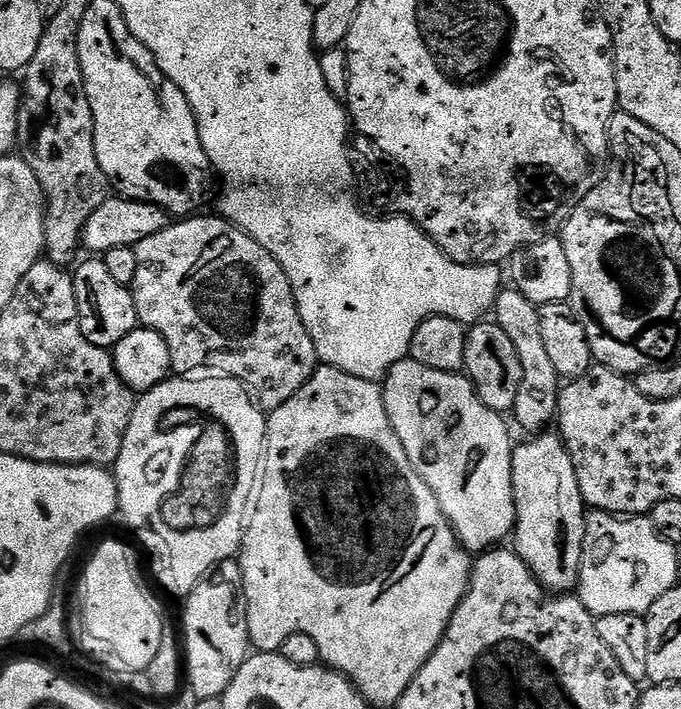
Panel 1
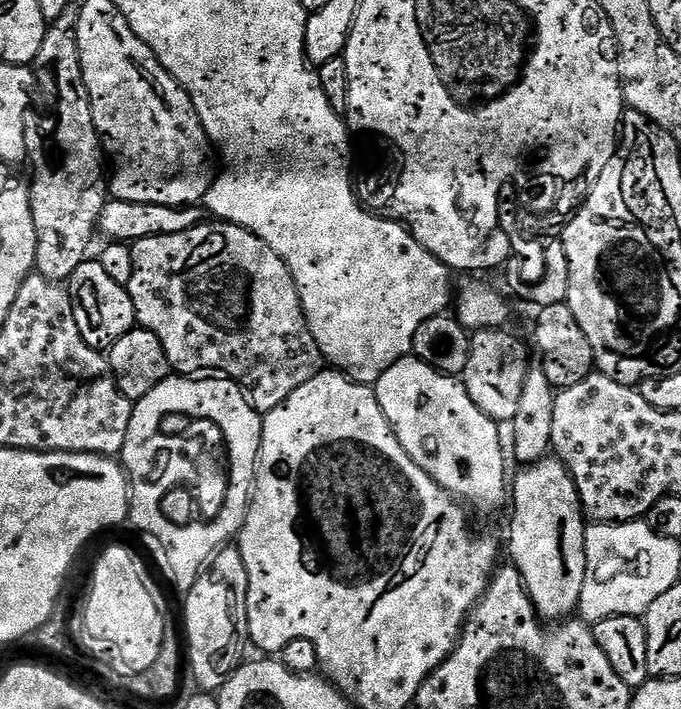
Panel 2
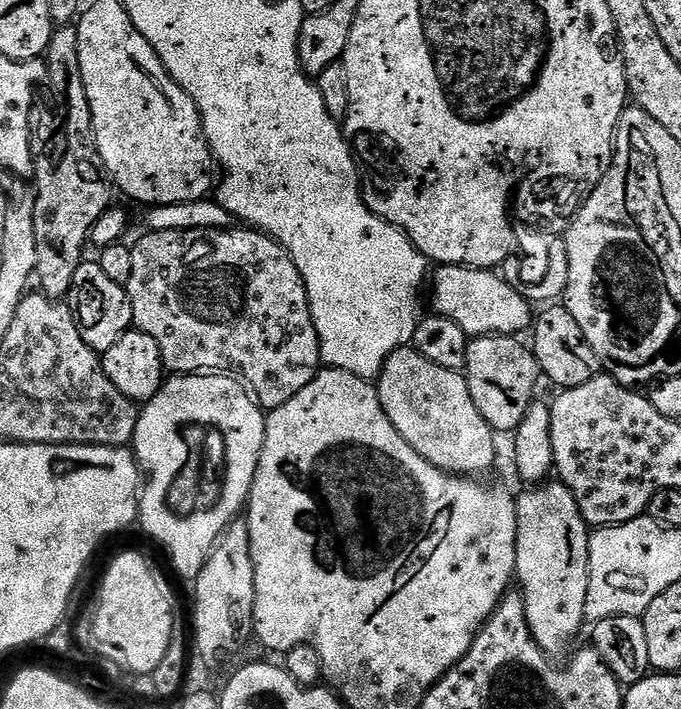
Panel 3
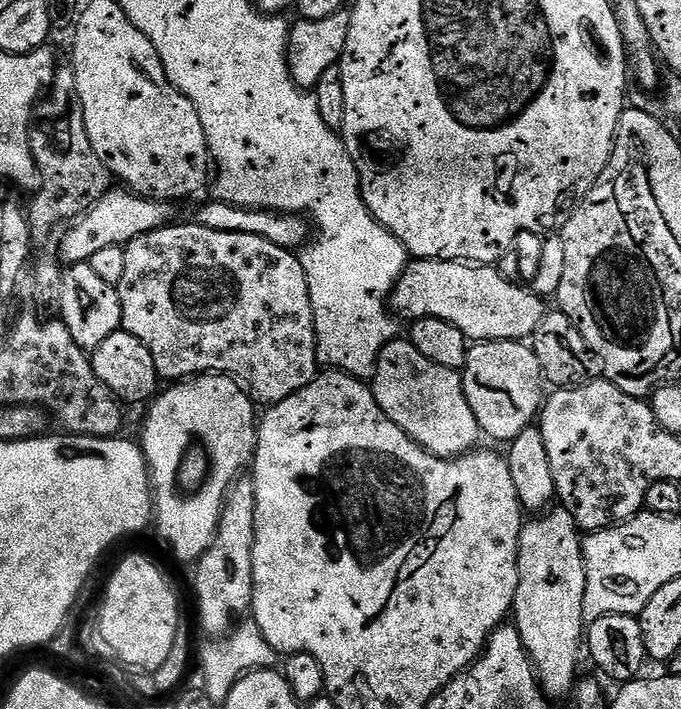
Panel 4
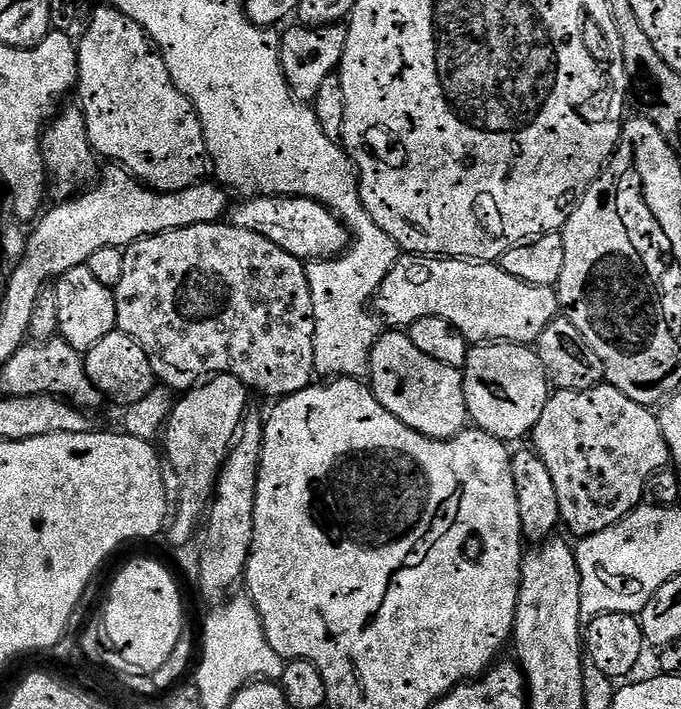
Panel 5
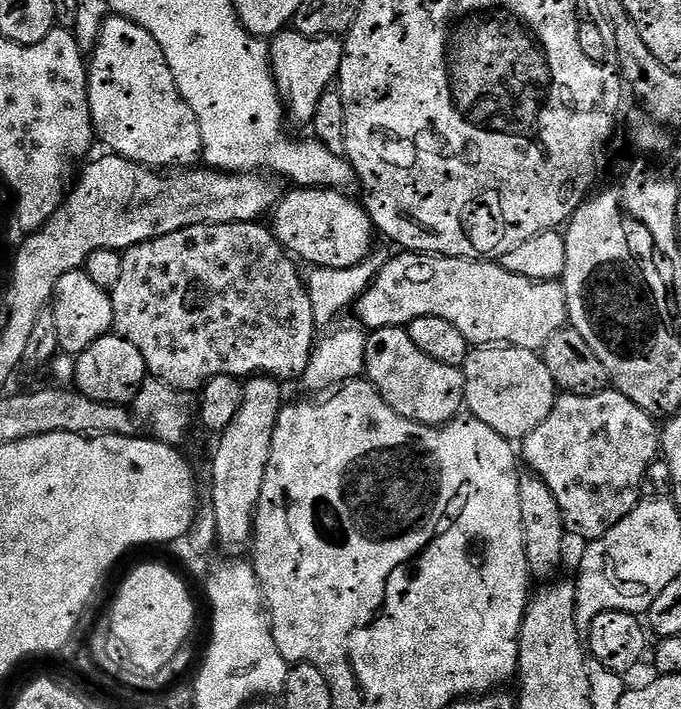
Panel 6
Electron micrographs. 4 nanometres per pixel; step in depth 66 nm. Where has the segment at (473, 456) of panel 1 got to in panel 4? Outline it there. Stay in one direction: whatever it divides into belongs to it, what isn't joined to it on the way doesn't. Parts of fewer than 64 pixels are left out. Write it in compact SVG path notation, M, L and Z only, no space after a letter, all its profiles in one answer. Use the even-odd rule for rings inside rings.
M393 338L382 349L379 358L374 362L370 387L378 406L413 442L421 444L430 454L455 458L473 451L479 445L476 443L482 440L482 433L470 410L470 402L466 402L461 373L457 369L438 366L434 362L430 362L430 358L418 354L411 339L400 339Z

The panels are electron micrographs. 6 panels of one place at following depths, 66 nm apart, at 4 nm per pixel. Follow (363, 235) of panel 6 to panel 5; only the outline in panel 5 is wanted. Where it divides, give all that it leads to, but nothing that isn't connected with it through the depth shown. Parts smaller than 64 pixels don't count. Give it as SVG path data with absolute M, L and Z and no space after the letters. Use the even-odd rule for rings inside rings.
M253 196L239 201L241 204L231 209L230 223L238 230L250 230L262 234L262 238L270 238L274 246L286 250L286 254L294 254L299 260L315 262L330 260L348 251L350 233L341 220L336 217L319 200L307 200L301 196Z

